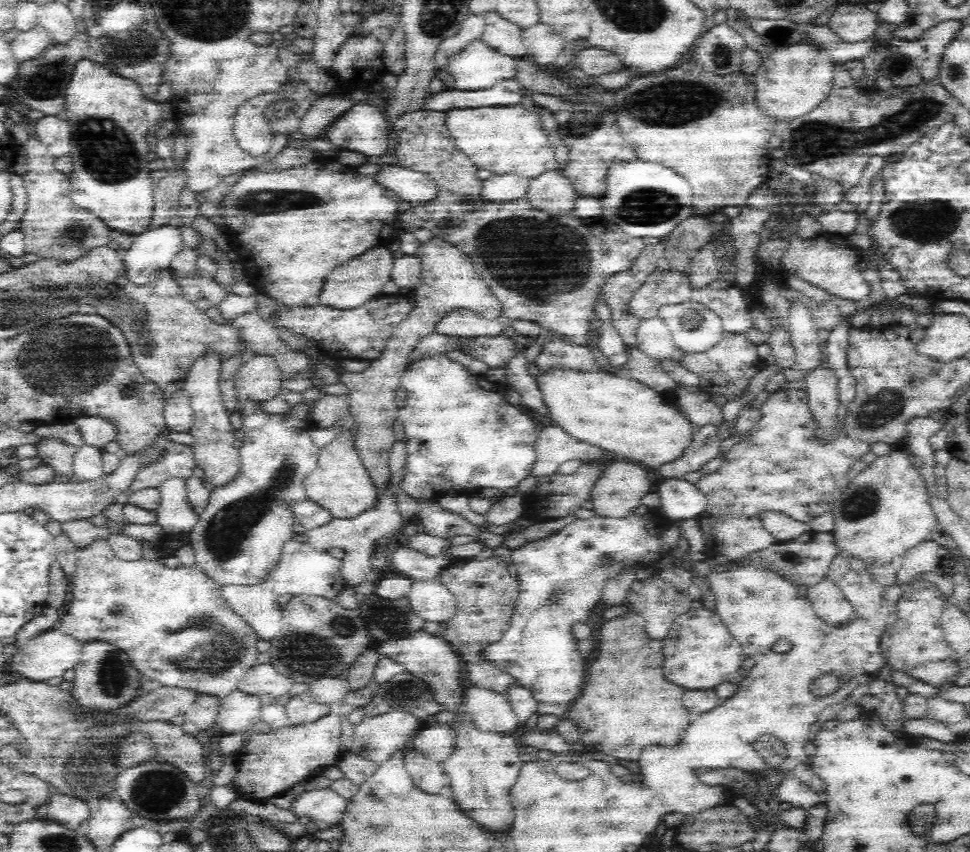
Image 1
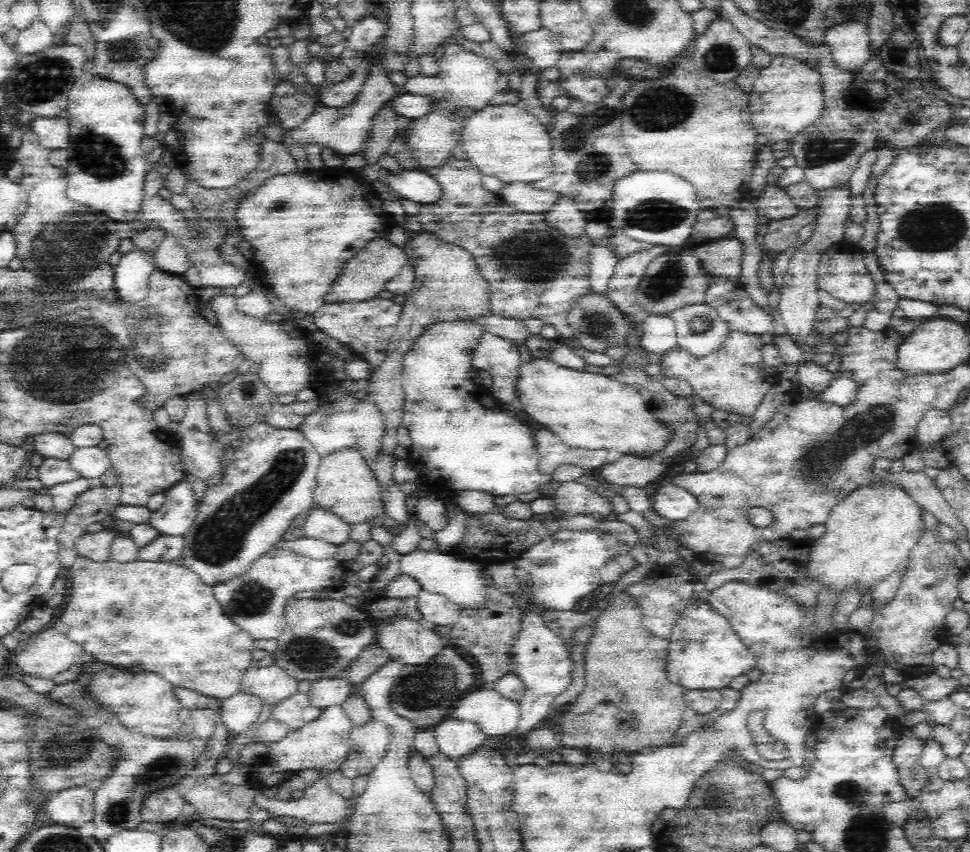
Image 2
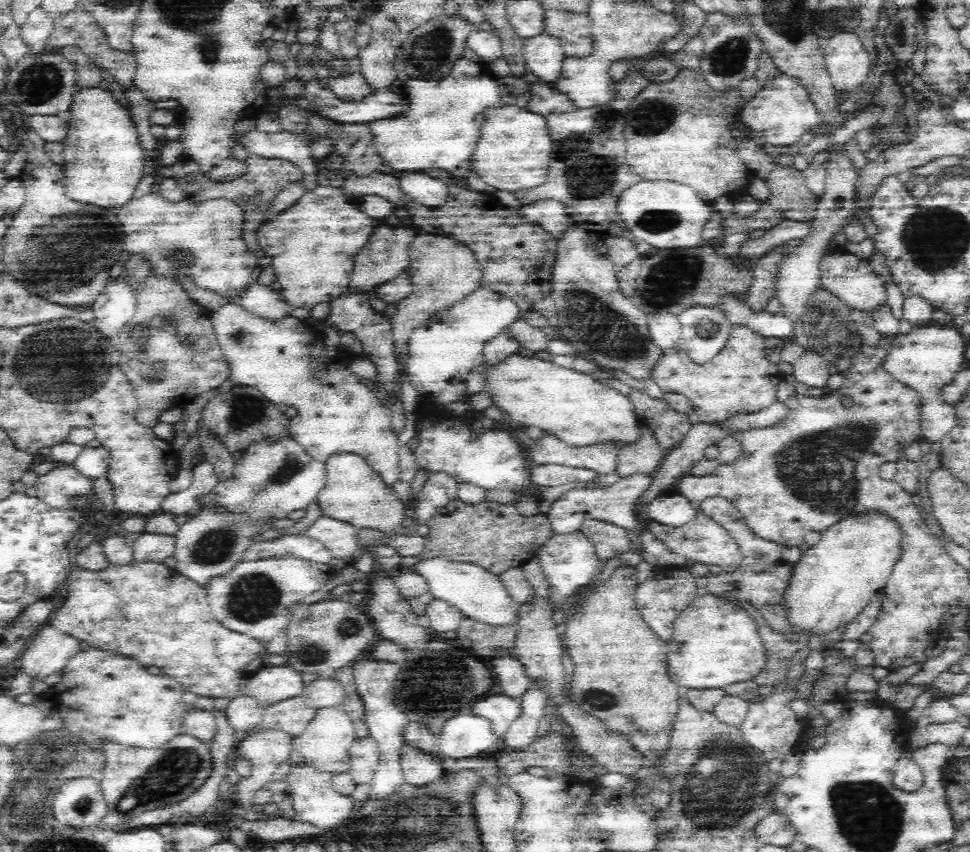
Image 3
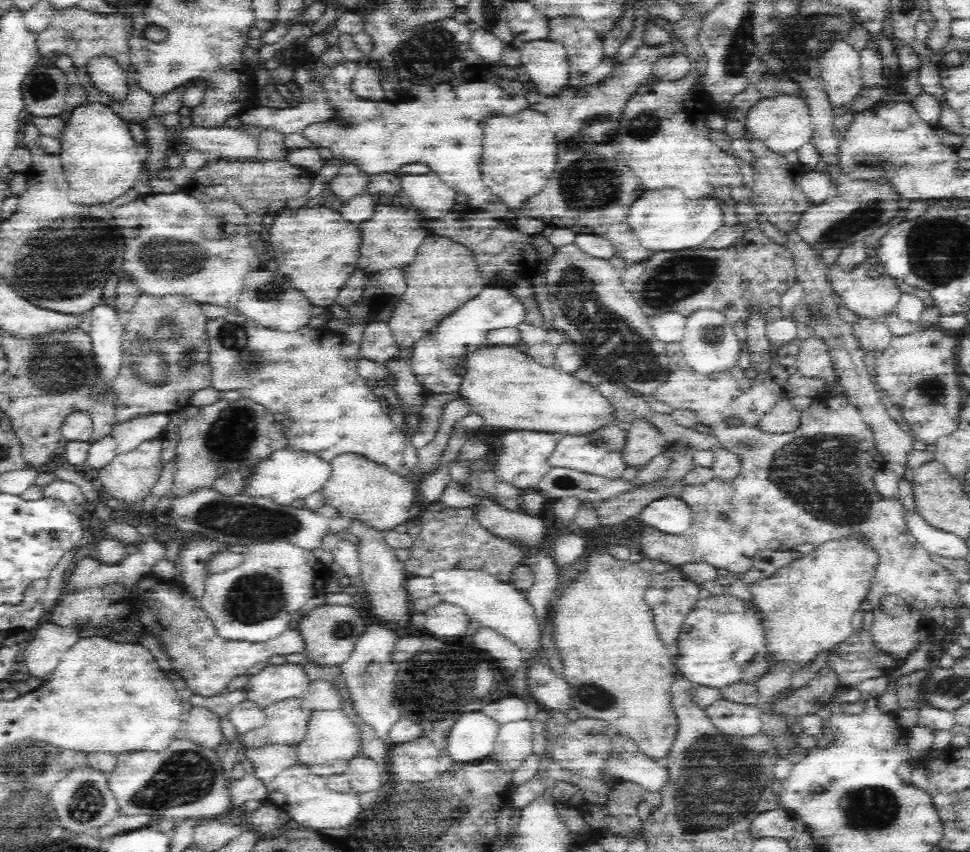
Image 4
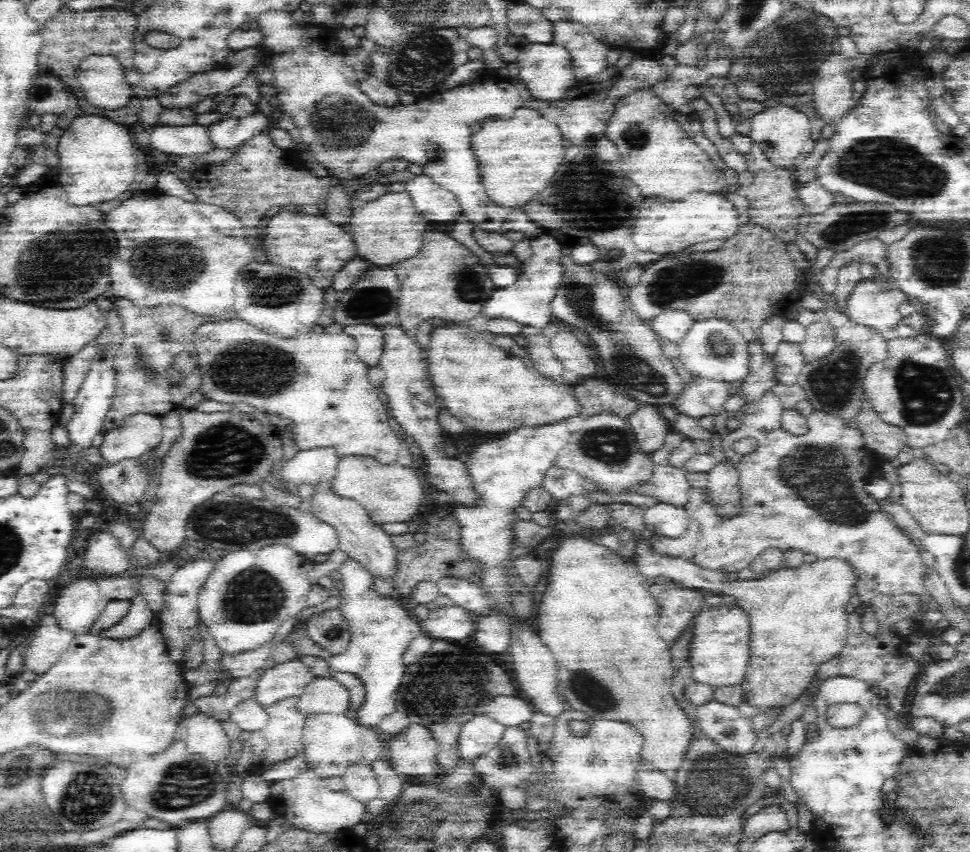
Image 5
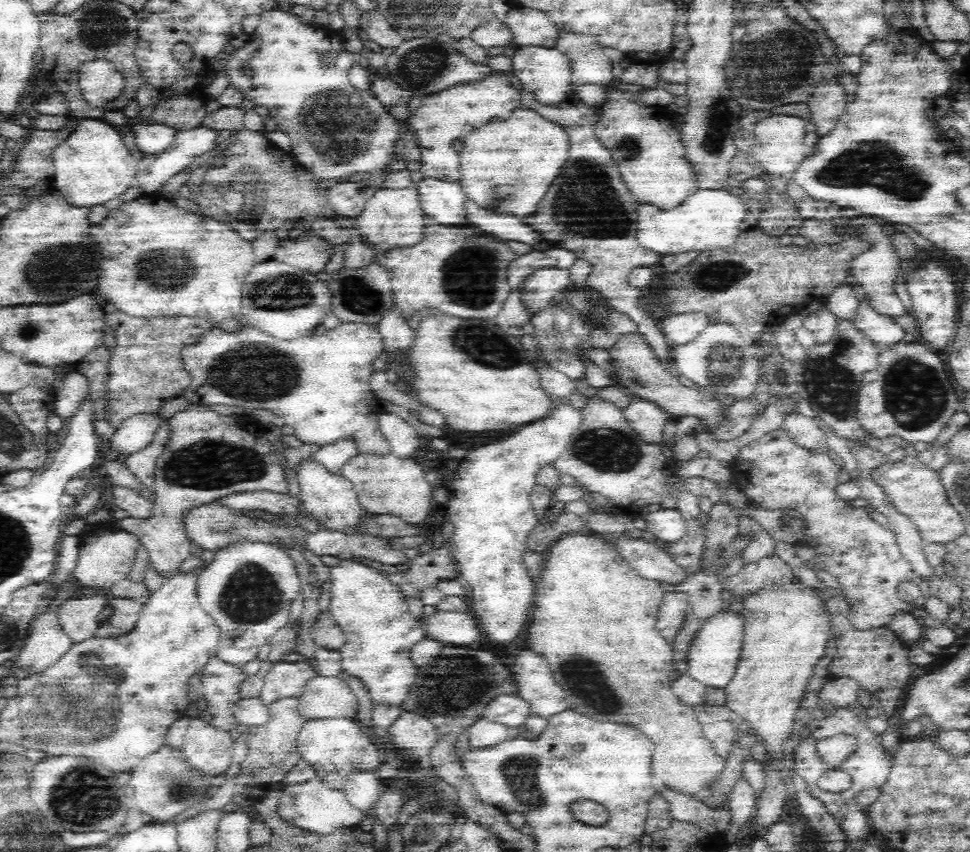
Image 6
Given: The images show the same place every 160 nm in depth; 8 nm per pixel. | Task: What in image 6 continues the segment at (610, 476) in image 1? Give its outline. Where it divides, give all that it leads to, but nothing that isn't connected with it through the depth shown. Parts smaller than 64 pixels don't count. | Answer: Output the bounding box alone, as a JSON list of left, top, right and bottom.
[623,394,669,444]

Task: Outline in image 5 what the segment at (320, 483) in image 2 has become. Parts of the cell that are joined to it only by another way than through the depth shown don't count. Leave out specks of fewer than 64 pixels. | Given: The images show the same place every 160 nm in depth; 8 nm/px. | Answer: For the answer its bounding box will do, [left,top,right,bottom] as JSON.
[330,456,425,526]

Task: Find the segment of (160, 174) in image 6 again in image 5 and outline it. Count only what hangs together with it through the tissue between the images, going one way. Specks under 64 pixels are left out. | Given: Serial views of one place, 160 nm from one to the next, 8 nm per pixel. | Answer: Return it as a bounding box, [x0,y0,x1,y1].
[208,110,278,148]

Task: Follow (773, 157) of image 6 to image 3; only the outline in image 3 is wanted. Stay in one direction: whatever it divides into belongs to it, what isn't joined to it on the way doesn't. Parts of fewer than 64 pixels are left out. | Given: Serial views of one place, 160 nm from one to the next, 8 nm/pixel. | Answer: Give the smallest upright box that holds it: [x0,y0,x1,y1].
[741,71,821,146]

